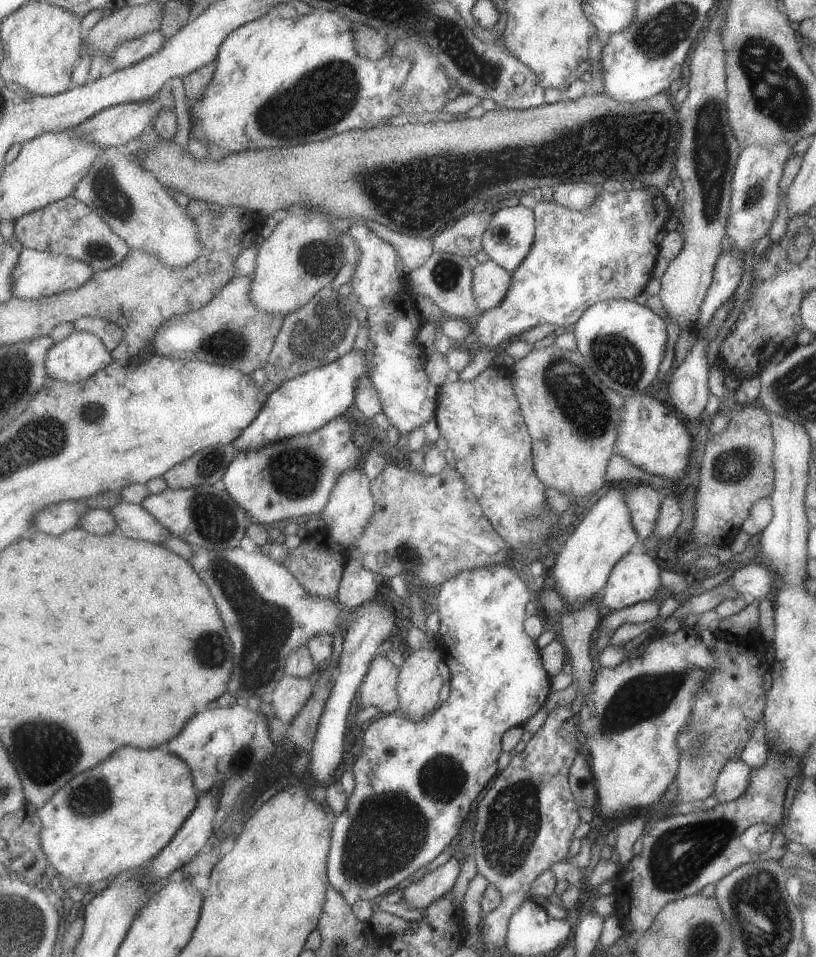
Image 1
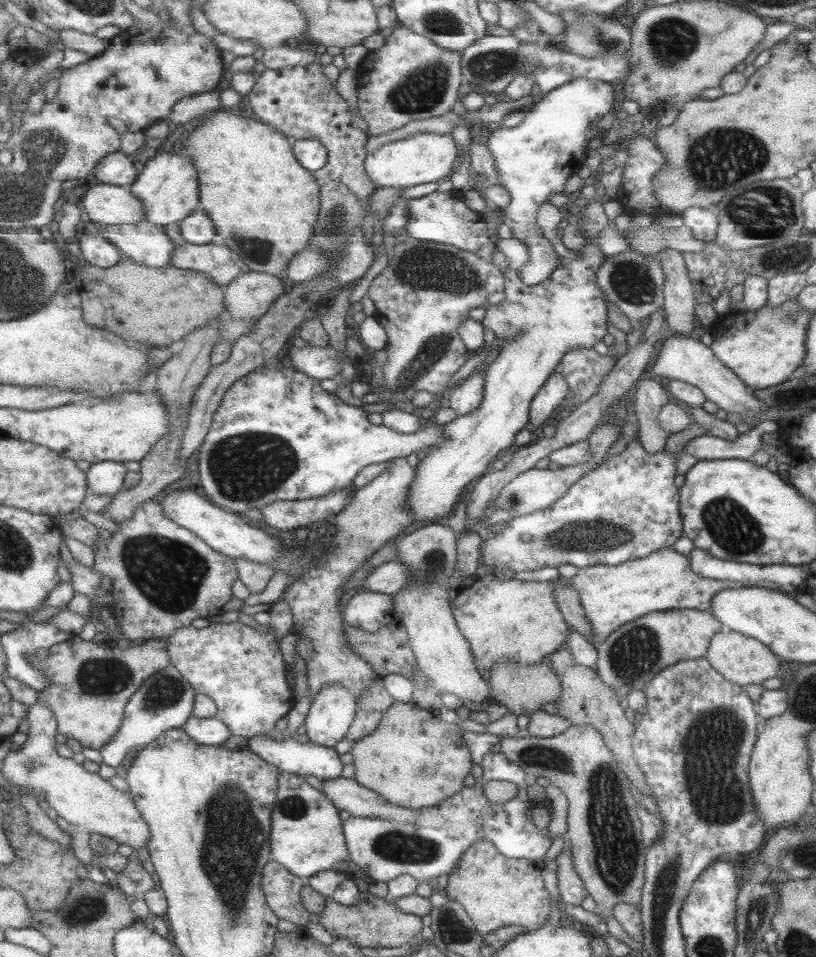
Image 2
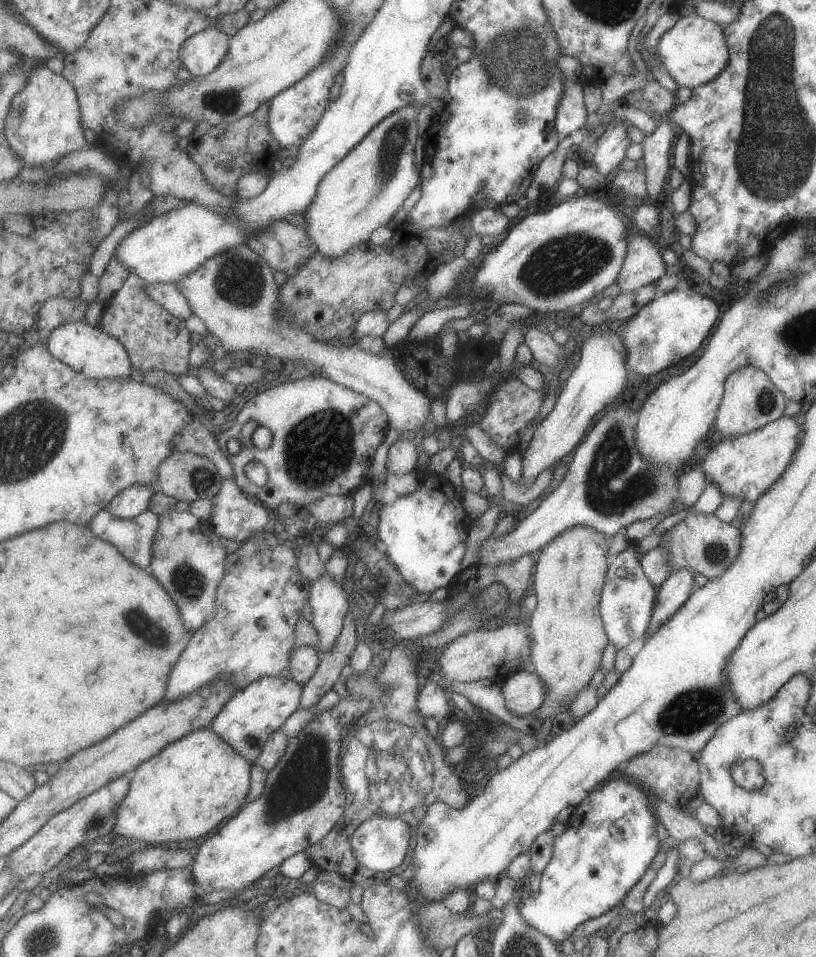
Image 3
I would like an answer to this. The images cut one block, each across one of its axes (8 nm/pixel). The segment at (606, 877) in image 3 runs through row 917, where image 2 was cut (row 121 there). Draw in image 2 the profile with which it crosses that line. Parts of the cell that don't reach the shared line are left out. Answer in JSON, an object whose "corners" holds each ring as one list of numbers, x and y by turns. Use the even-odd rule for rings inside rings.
{"corners":[[575,78,560,88,555,88,549,95,545,95,541,102,526,112,523,123,515,128,501,128,488,133,485,141,495,159,497,159,497,171,500,173,501,186,507,188,512,195,513,202,502,211,504,223,511,227,513,237,517,237,530,248,528,264,521,267,523,282,531,286,545,282,553,274,553,270,559,264,559,255,555,245,549,238,543,236,543,230,539,228,539,208,549,202,552,193,563,193,563,182,571,174,581,170,588,150,587,144,591,138,601,139,599,131,593,129,593,124,603,115,611,112,611,107,617,96,614,96,615,85,603,83,587,78]]}

